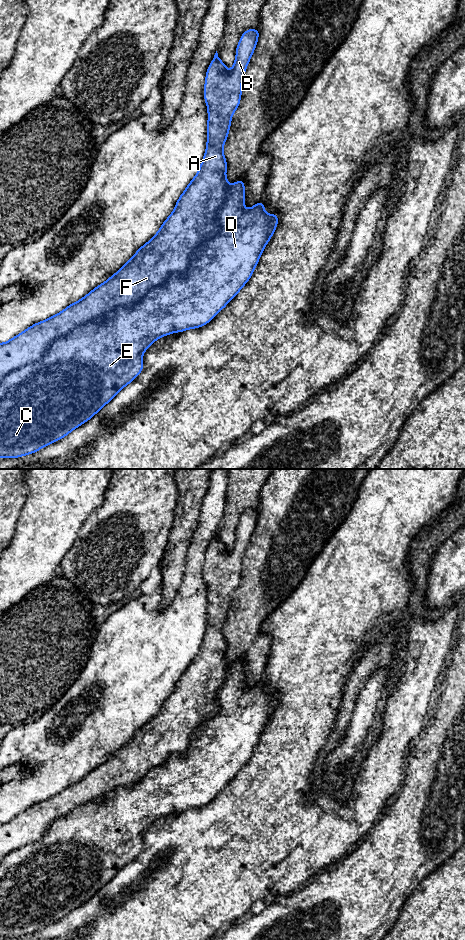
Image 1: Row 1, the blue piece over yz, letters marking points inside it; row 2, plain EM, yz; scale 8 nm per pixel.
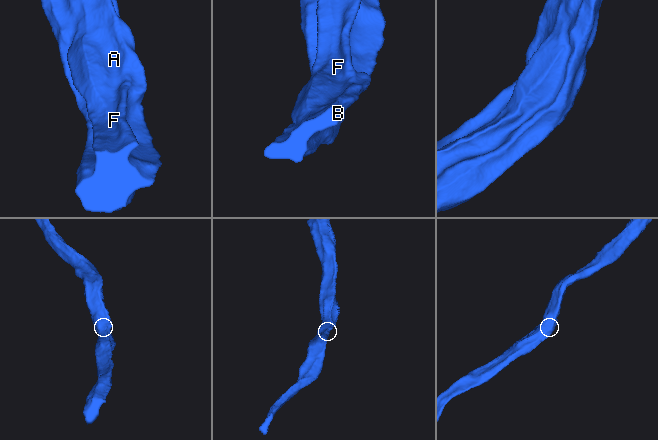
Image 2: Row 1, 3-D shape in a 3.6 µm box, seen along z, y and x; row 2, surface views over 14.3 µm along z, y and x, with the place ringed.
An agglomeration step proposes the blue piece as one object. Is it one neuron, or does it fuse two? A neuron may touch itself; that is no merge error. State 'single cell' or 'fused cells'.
fused cells

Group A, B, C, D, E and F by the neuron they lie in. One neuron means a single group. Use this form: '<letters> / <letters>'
A B F / C D E

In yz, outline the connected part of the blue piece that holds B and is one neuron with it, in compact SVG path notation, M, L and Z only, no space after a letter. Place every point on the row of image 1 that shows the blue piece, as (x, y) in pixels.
M248 29L243 33L230 71L219 59L217 51L206 71L204 86L204 98L208 108L206 151L198 173L179 197L171 215L163 222L154 237L138 249L135 255L107 281L60 313L30 326L8 342L0 343L0 382L8 373L41 359L57 339L89 322L108 316L119 307L129 308L135 305L173 274L184 273L197 247L218 234L220 226L216 216L231 188L226 180L227 162L223 154L223 146L228 137L232 115L240 104L242 79L257 45L258 36L259 29Z

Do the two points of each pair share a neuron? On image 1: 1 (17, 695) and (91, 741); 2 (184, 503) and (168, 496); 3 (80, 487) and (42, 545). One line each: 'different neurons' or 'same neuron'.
1: different neurons
2: different neurons
3: same neuron

